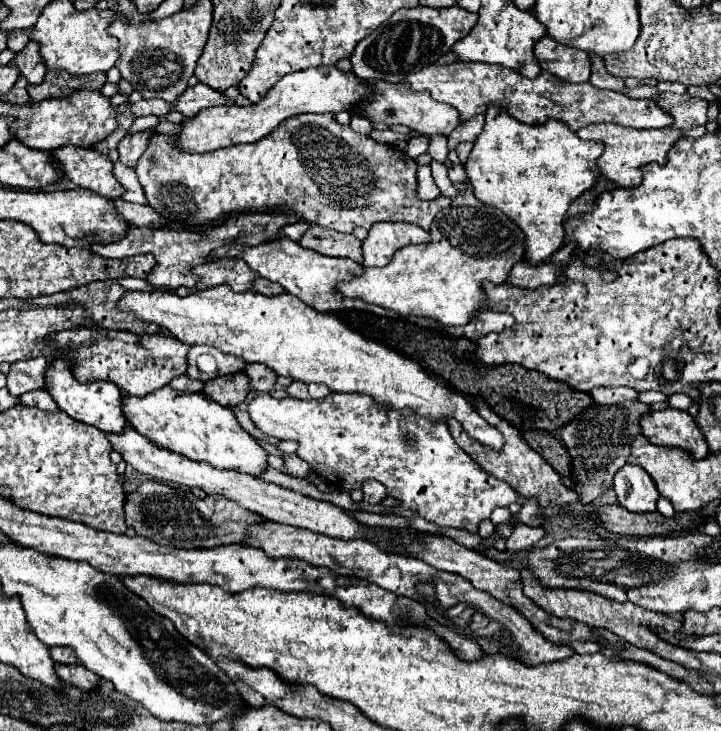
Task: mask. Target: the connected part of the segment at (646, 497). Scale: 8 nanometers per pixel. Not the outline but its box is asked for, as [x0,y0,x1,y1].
[614,465,660,513]

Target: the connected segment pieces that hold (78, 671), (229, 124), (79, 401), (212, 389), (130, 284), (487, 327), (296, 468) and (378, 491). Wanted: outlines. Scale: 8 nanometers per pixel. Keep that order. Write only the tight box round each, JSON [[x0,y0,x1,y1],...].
[[54,663,100,689],[174,67,368,153],[44,363,128,435],[202,373,250,407],[118,277,152,291],[482,311,514,335],[284,455,310,477],[362,479,386,505]]

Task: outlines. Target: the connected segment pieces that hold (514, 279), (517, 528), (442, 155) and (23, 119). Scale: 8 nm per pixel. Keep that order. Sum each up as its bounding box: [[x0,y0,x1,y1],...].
[[506,263,558,289],[506,523,546,551],[428,135,448,163],[8,91,116,151]]

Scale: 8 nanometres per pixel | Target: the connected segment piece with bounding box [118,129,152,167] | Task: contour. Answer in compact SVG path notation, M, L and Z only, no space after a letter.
M144 131L144 133L136 133L136 135L126 135L120 143L118 143L118 153L120 153L120 163L124 163L126 167L136 167L140 155L144 153L144 147L150 139L152 131Z

